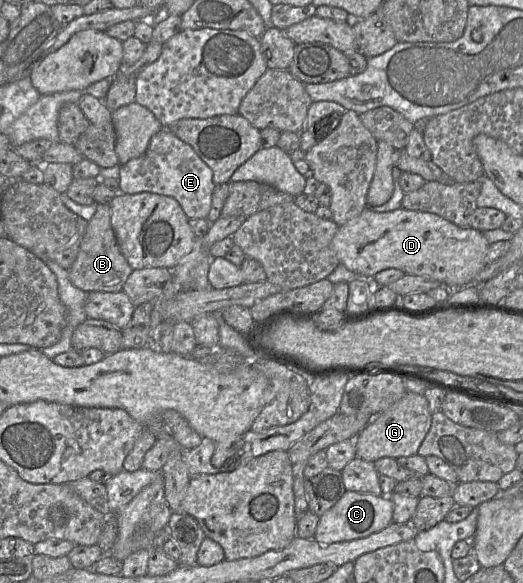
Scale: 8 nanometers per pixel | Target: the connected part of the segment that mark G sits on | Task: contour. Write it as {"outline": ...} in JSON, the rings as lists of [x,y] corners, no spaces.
{"outline":[[[406,392],[394,405],[376,415],[356,436],[356,457],[374,463],[381,458],[416,455],[430,429],[431,416],[428,401],[422,392]]]}

